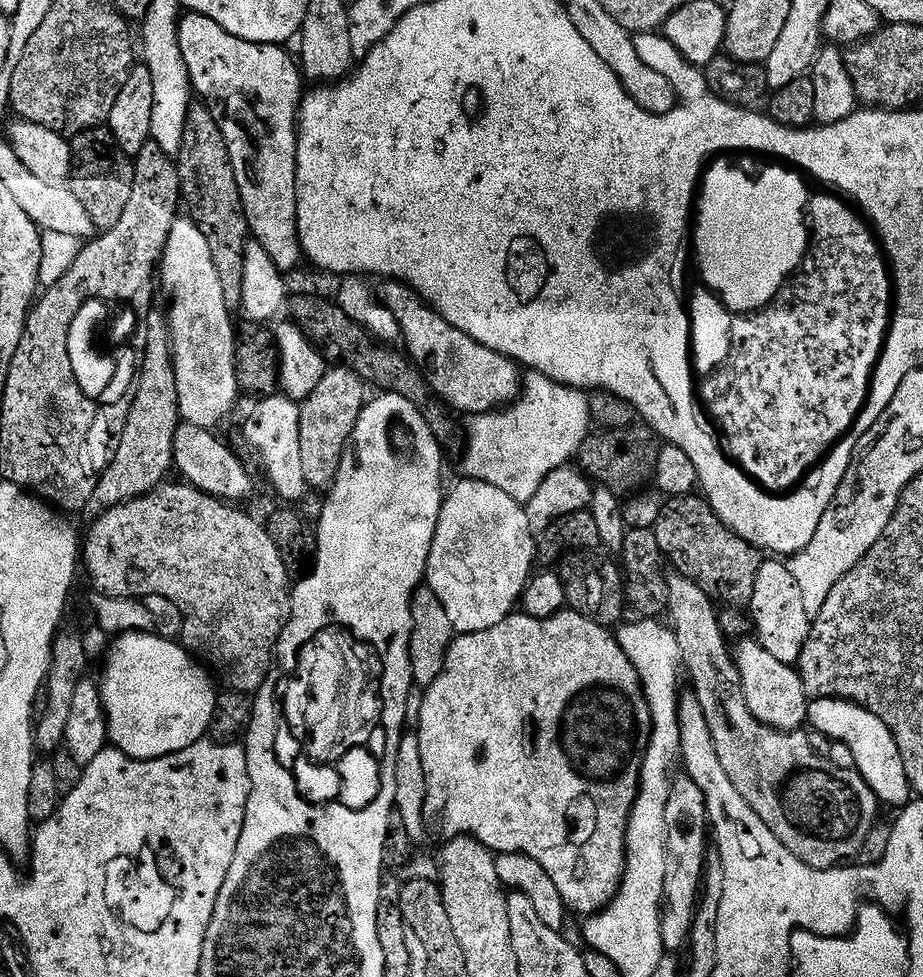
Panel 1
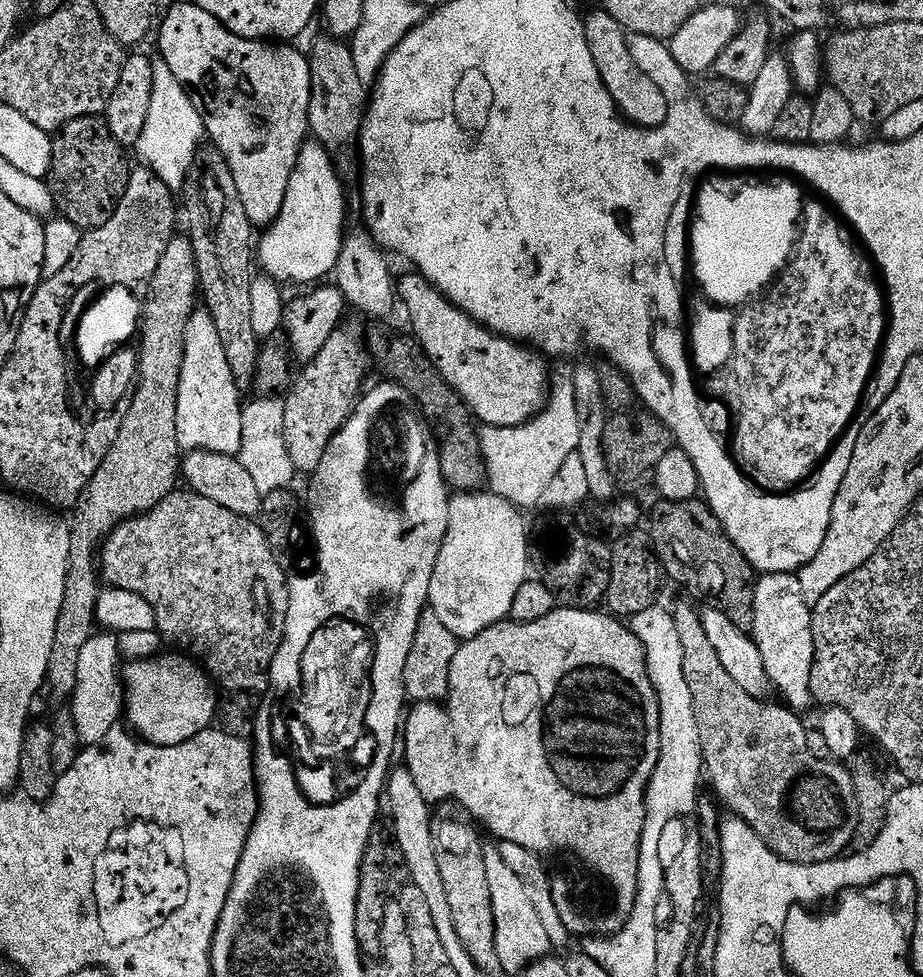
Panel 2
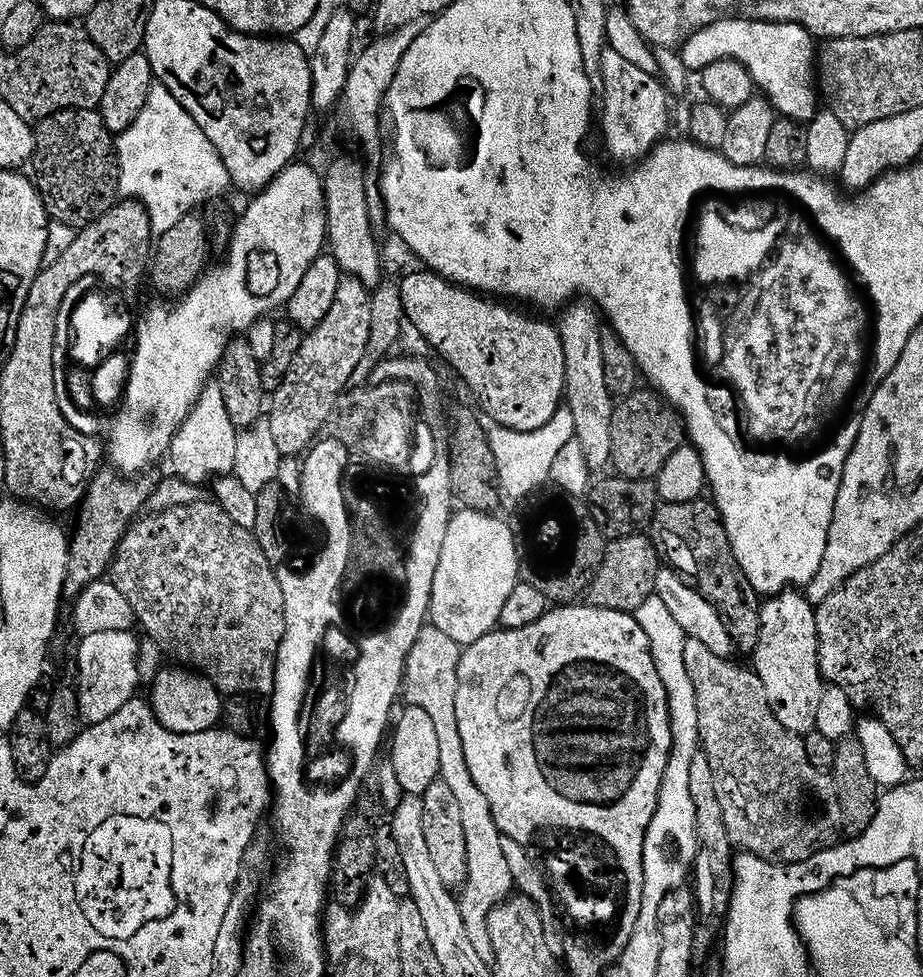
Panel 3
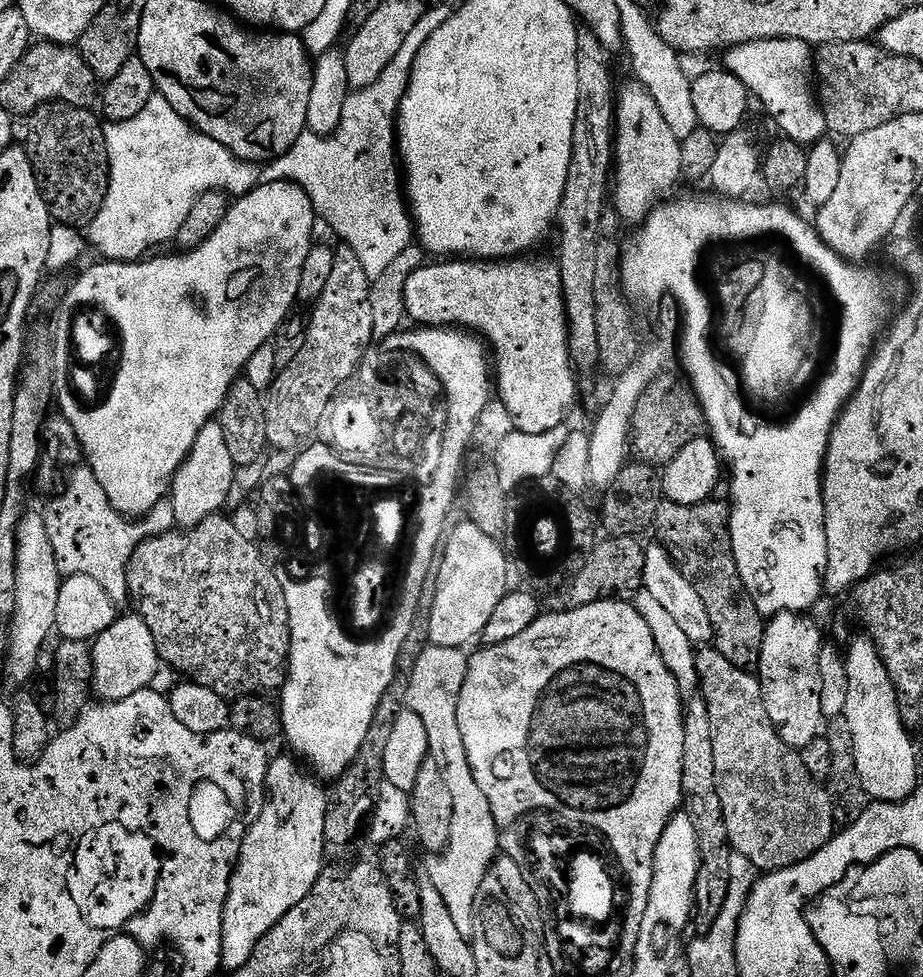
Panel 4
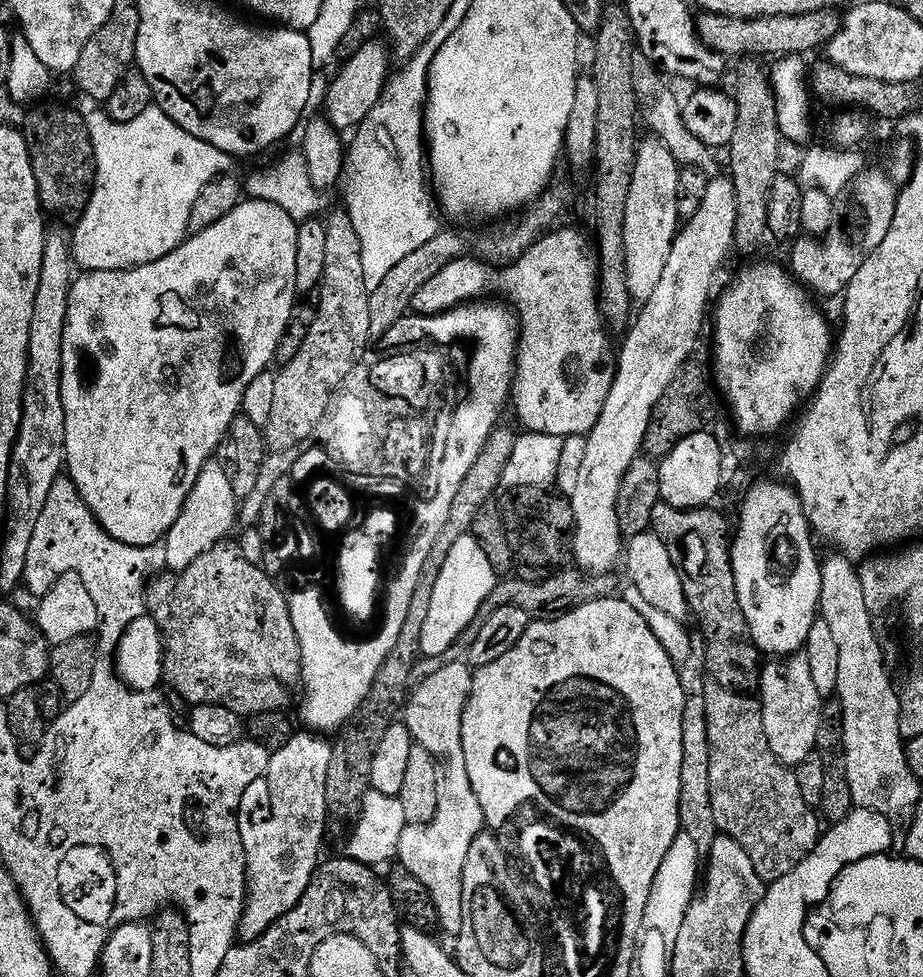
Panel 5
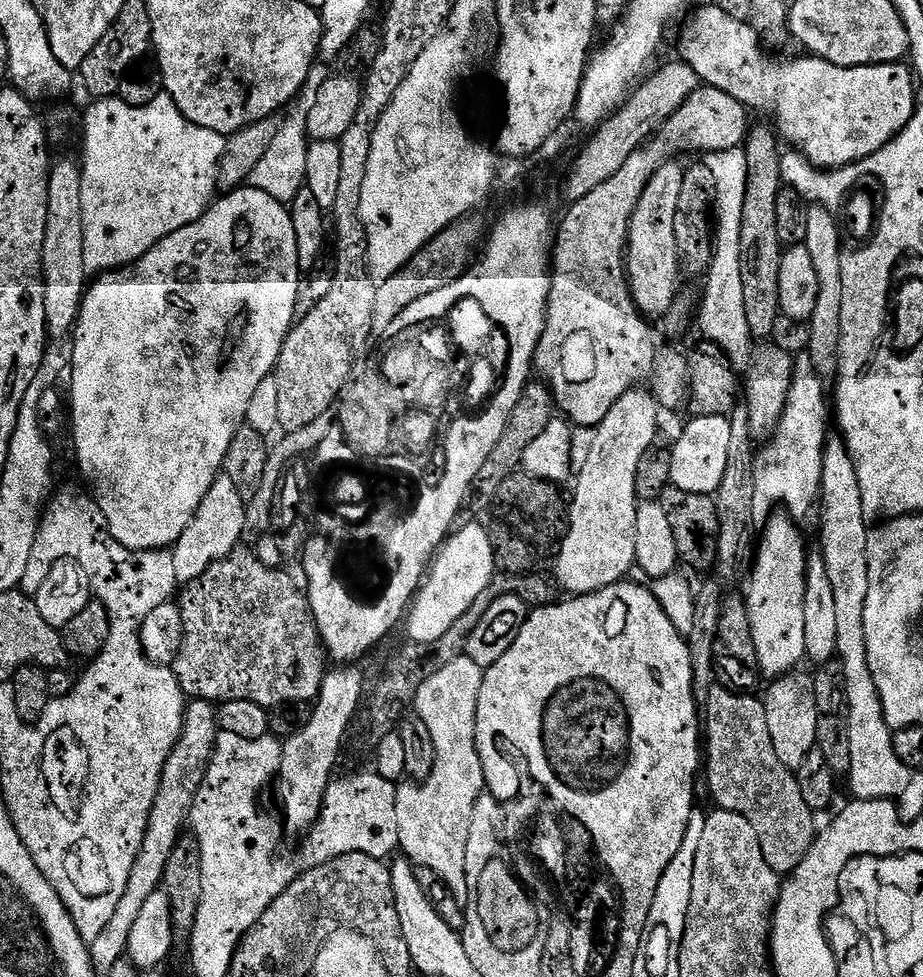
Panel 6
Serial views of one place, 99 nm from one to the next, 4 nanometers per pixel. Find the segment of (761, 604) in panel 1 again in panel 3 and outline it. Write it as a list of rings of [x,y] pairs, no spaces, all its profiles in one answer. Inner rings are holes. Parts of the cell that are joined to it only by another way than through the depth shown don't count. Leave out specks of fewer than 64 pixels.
[[[785,590],[779,596],[763,601],[760,610],[760,637],[754,653],[756,668],[754,675],[766,686],[766,698],[774,718],[787,730],[801,738],[809,732],[816,731],[818,706],[826,691],[826,681],[820,675],[820,651],[818,650],[818,626],[816,625],[816,608],[807,595],[800,590]]]

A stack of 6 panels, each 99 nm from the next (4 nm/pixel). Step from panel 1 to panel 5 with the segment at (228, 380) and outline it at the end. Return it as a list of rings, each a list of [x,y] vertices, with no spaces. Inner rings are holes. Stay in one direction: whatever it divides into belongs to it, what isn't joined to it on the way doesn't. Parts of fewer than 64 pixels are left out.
[[[216,458],[209,460],[208,465],[200,472],[194,490],[190,490],[182,506],[182,514],[178,514],[174,526],[168,531],[166,553],[169,561],[177,569],[187,567],[203,552],[219,544],[229,535],[227,532],[238,524],[238,496],[236,498],[235,492],[237,489],[234,487],[234,480],[229,469],[225,465],[224,469],[218,460]]]

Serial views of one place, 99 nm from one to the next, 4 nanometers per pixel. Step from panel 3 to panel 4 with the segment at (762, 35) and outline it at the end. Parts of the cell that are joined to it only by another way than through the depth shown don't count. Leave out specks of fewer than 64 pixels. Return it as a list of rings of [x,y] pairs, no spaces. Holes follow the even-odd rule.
[[[756,39],[737,47],[727,49],[725,71],[734,74],[748,88],[749,93],[764,103],[766,111],[772,115],[781,135],[798,144],[811,146],[827,135],[825,114],[819,106],[814,81],[815,59],[813,47],[801,39]]]

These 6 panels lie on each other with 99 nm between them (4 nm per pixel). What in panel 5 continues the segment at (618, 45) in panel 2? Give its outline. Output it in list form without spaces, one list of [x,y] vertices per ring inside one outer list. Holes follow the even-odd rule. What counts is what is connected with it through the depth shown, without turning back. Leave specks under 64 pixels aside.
[[[648,134],[639,141],[633,182],[630,183],[629,202],[625,212],[626,274],[629,285],[645,284],[649,289],[658,286],[670,252],[676,241],[676,233],[682,227],[679,212],[681,190],[681,165],[667,149],[666,142],[656,134]]]

